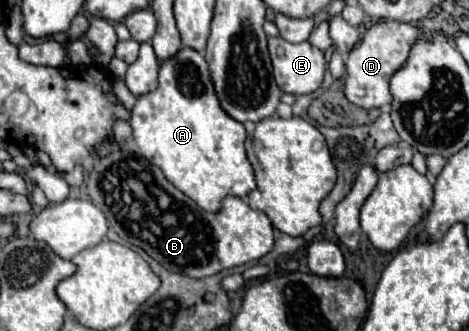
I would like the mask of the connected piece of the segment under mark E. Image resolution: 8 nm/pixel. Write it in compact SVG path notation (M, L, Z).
M268 38L274 80L282 92L300 96L320 88L326 72L324 52L310 42L290 44L284 38Z

